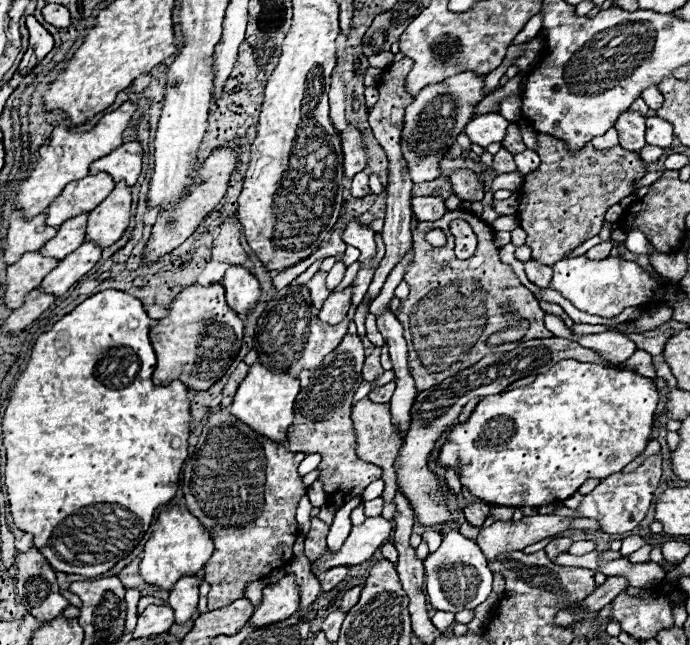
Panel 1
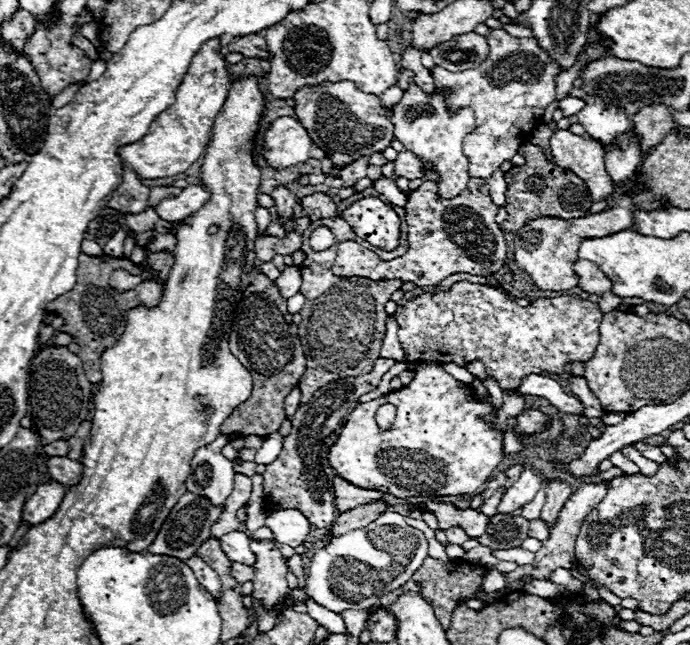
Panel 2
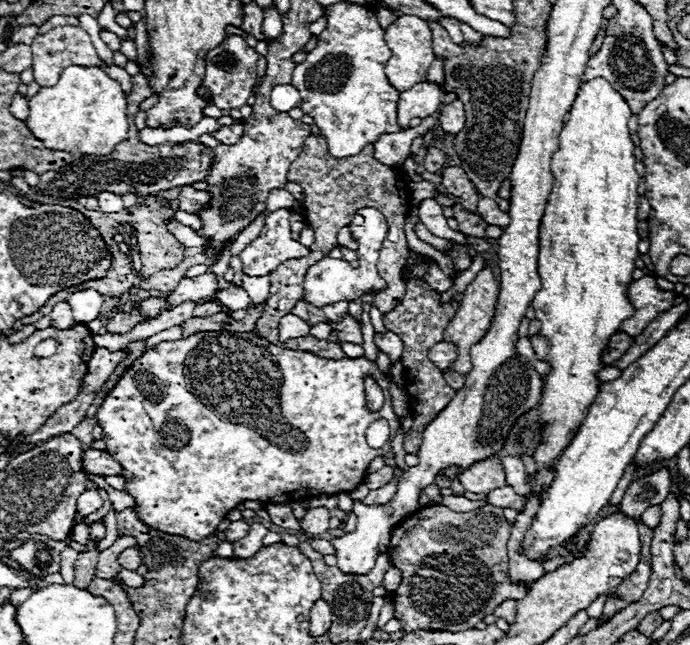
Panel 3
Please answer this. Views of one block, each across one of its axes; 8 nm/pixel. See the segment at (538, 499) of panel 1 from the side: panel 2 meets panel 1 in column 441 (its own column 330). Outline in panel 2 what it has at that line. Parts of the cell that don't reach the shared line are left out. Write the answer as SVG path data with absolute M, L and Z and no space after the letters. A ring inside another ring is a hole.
M422 362L422 364L418 364L416 376L414 376L414 380L412 380L408 386L404 386L402 390L390 392L390 394L382 396L382 398L376 398L376 400L358 404L358 406L348 414L346 424L342 426L342 432L338 434L336 444L334 444L334 446L330 448L330 452L328 452L328 462L330 462L330 466L338 472L340 478L352 482L354 486L358 486L358 488L368 488L368 490L378 490L378 492L384 492L384 494L392 494L392 496L396 496L396 498L412 498L412 496L424 496L424 498L426 498L426 496L428 496L428 498L432 498L432 496L472 496L484 482L490 480L492 472L498 468L498 464L500 464L502 458L504 458L504 432L502 432L502 430L494 430L494 428L490 428L484 420L480 420L480 418L484 418L484 416L496 416L496 412L498 412L498 410L492 406L492 402L478 400L476 394L474 394L474 390L472 390L470 386L466 386L466 384L458 382L456 378L452 378L450 374L446 374L438 362ZM382 404L394 404L394 406L396 406L396 420L394 420L394 424L392 424L392 428L390 428L388 432L382 432L382 430L378 428L378 424L376 424L376 410L378 410L378 406L382 406Z

